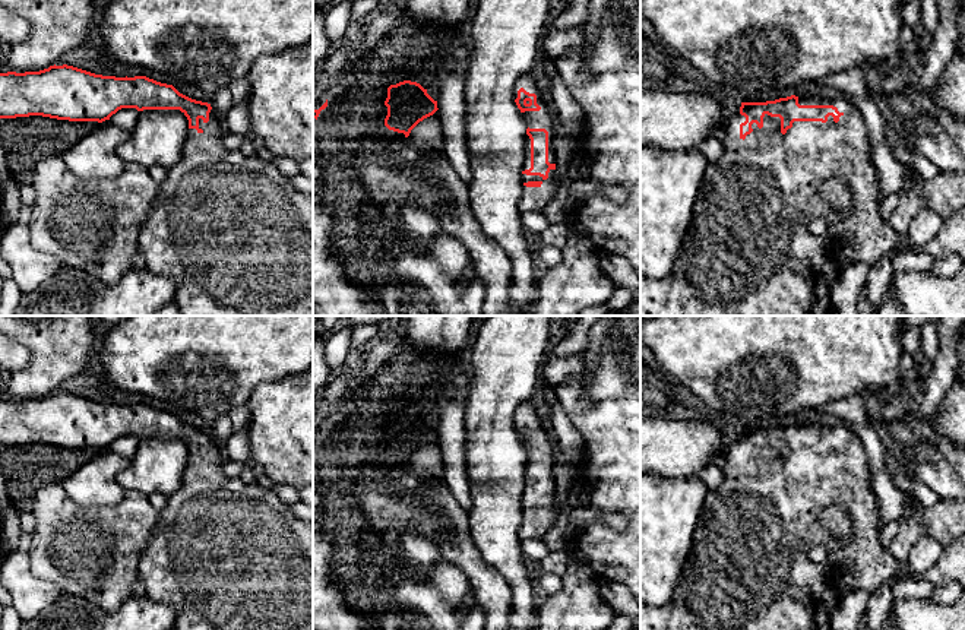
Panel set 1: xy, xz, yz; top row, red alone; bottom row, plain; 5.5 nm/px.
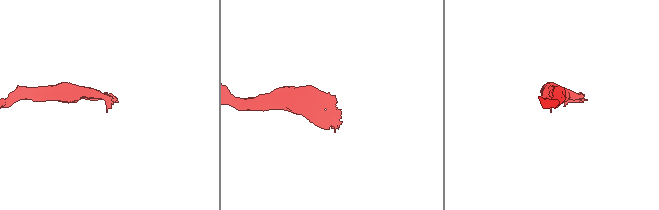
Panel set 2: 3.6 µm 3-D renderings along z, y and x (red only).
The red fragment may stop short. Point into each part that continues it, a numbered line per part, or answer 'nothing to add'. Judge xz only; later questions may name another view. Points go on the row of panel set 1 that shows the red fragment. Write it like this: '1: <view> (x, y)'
1: xz (534, 199)

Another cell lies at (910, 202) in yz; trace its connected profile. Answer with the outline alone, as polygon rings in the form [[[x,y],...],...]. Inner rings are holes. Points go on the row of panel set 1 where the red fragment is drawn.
[[[911,189],[899,196],[899,205],[889,218],[889,224],[898,235],[908,235],[911,221],[923,209],[921,194]]]

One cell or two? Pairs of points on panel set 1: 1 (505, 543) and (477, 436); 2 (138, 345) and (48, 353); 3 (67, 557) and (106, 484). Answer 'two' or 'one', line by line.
1: one
2: two
3: two

